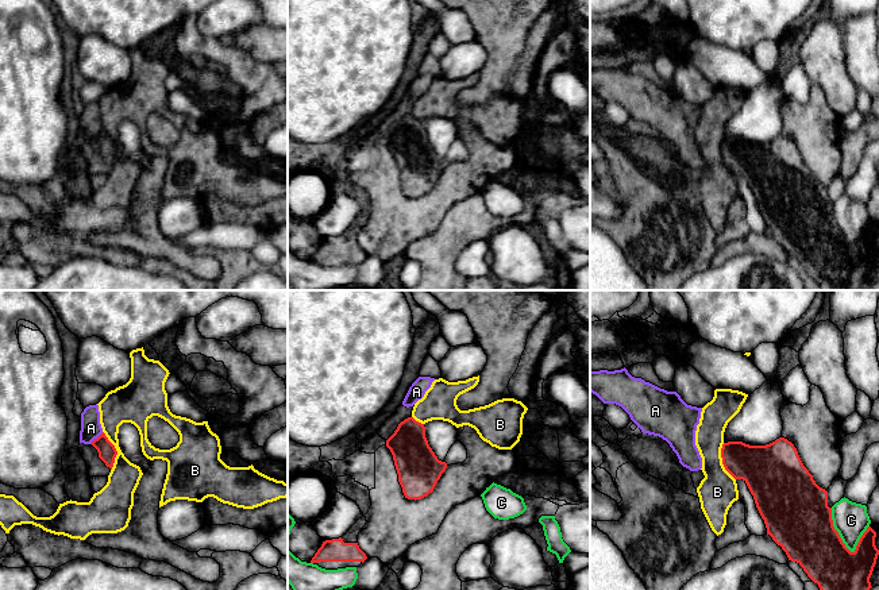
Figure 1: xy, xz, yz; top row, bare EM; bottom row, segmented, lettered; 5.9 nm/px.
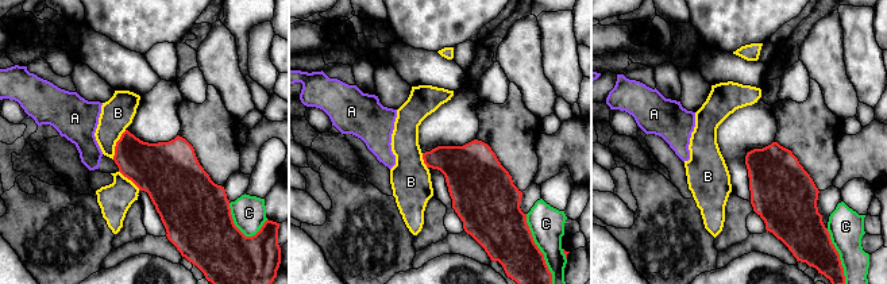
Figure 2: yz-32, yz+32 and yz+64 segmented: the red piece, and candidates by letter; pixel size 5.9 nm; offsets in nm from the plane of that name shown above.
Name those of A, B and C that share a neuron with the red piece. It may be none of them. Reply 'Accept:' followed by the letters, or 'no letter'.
Accept: A

